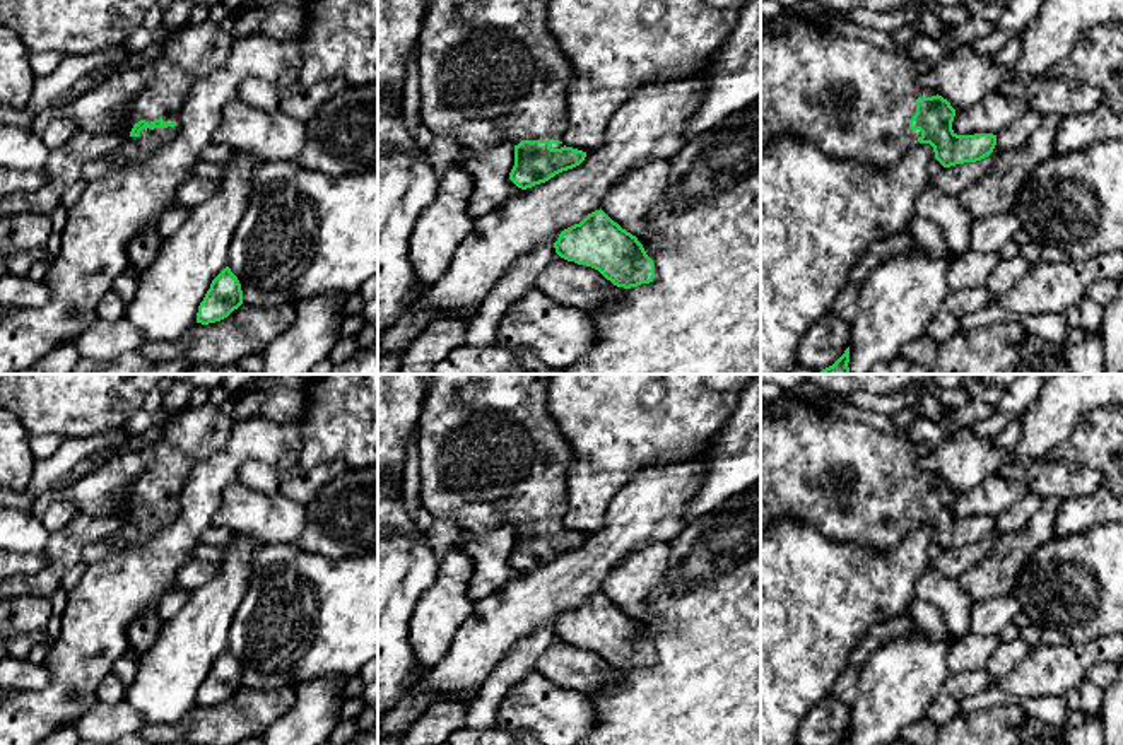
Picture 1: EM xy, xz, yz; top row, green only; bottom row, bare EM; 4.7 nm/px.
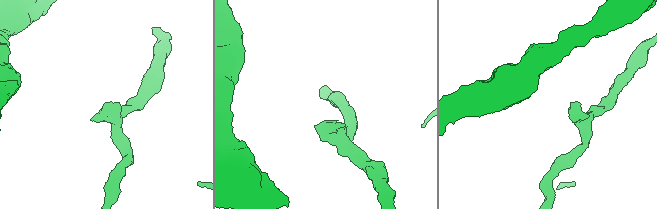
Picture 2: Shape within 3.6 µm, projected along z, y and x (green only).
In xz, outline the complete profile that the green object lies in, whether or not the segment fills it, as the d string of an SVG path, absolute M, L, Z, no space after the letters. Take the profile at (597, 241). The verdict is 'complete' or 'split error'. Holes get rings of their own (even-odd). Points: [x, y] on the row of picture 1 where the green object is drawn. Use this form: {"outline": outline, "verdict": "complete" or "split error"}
{"outline": "M602 208L564 229L554 248L561 258L598 270L617 287L631 289L655 279L655 263L638 238Z", "verdict": "complete"}

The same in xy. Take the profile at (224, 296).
{"outline": "M226 267L210 284L198 306L197 323L209 325L227 318L243 304L243 290L238 277Z", "verdict": "complete"}

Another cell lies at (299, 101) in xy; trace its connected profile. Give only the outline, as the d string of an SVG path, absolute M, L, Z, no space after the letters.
M246 79L238 89L238 99L258 109L279 111L306 123L328 99L347 89L340 79L316 82L313 85L279 85L270 80Z

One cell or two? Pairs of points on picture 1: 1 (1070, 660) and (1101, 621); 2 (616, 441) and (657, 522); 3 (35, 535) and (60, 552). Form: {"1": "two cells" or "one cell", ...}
{"1": "two cells", "2": "two cells", "3": "two cells"}

